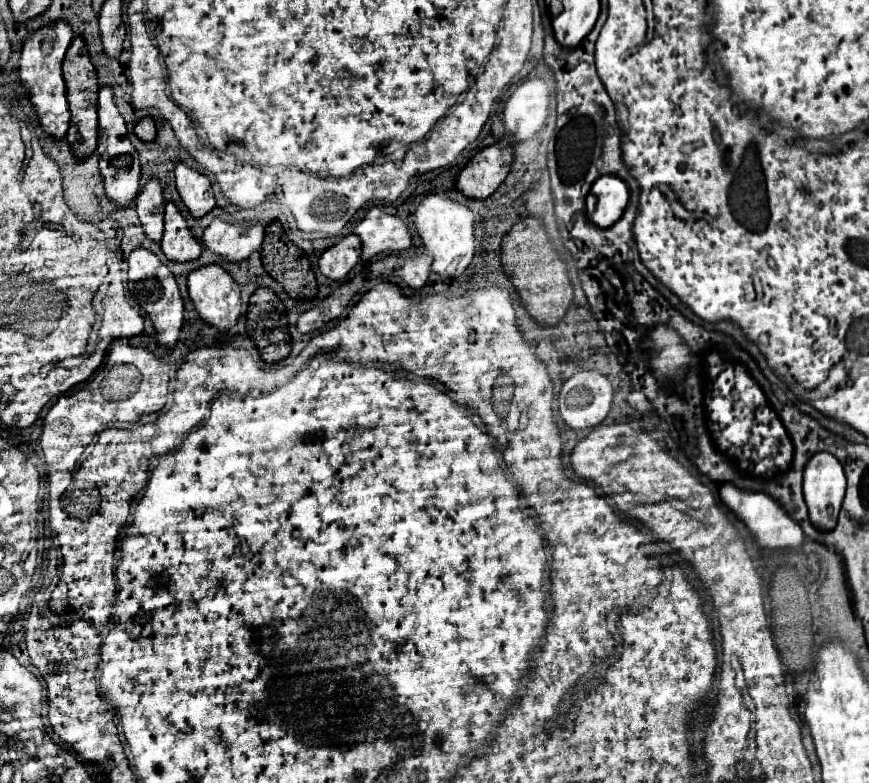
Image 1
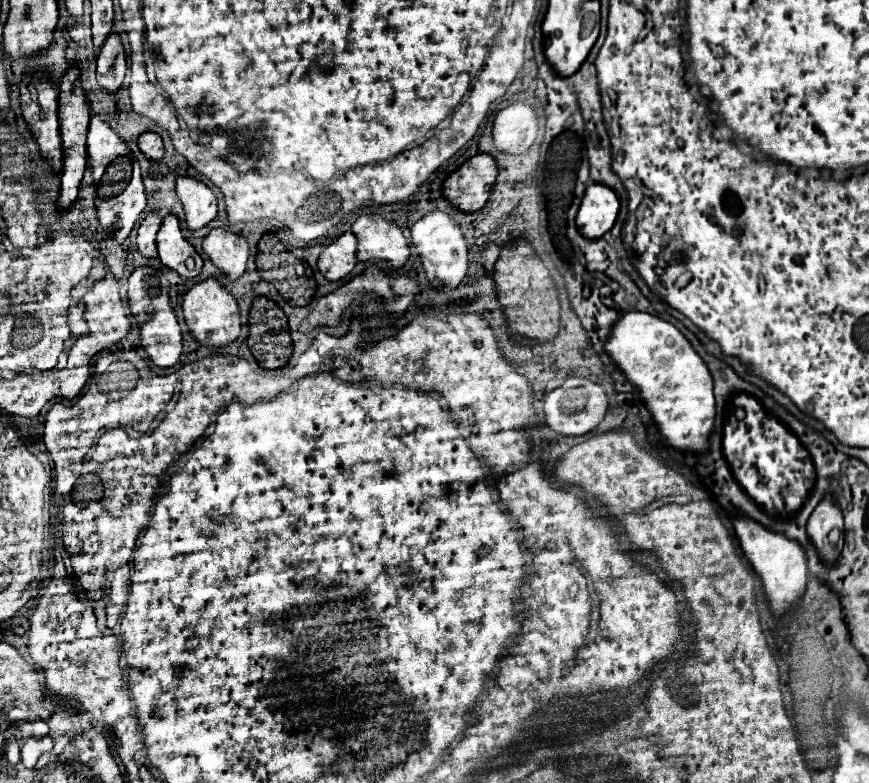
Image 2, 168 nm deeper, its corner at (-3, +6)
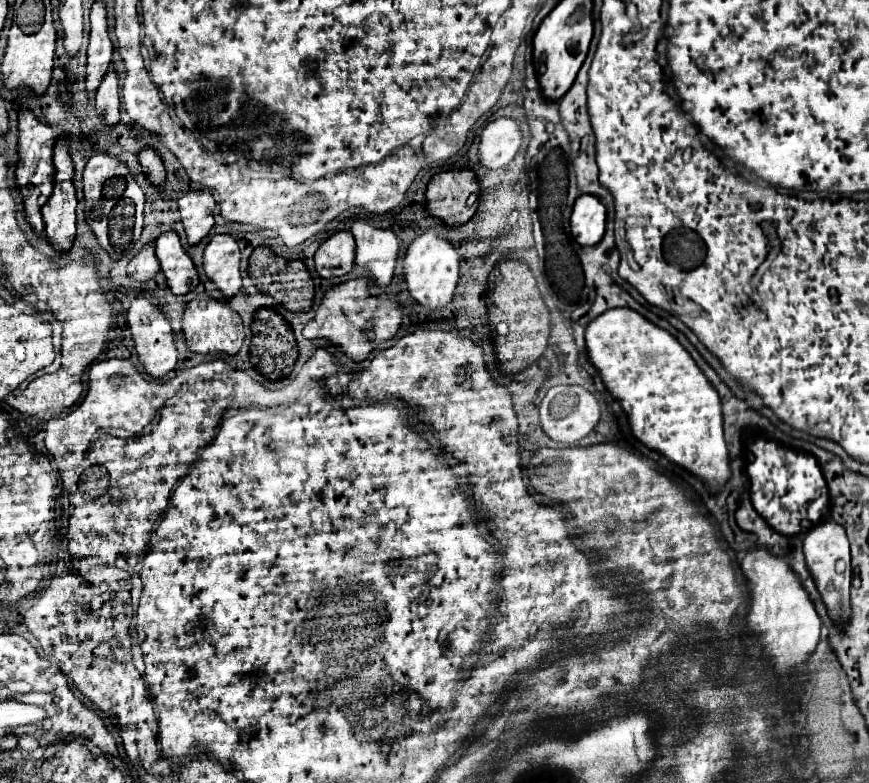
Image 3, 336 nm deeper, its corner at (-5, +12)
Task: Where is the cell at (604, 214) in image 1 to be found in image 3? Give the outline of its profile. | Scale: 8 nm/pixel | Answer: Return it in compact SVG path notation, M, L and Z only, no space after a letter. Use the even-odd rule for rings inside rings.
M581 194L573 206L571 214L571 234L581 246L595 246L603 234L605 234L605 218L607 218L607 208L599 198L591 198L591 194Z

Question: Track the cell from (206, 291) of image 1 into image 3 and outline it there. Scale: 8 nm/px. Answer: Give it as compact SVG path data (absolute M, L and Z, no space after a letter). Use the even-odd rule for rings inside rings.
M201 292L195 300L187 304L187 310L183 314L183 332L189 350L199 354L207 354L207 352L237 354L245 338L241 316L235 310L231 310L231 306L227 306L225 302L211 298L207 292Z

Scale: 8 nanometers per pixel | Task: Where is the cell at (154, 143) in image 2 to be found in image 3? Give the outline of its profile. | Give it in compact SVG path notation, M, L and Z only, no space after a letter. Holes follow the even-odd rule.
M147 146L147 148L143 148L143 150L139 152L139 162L141 162L143 172L147 174L147 178L149 178L153 184L163 186L163 182L165 182L165 166L163 166L163 160L161 160L159 152L157 152L155 148Z

